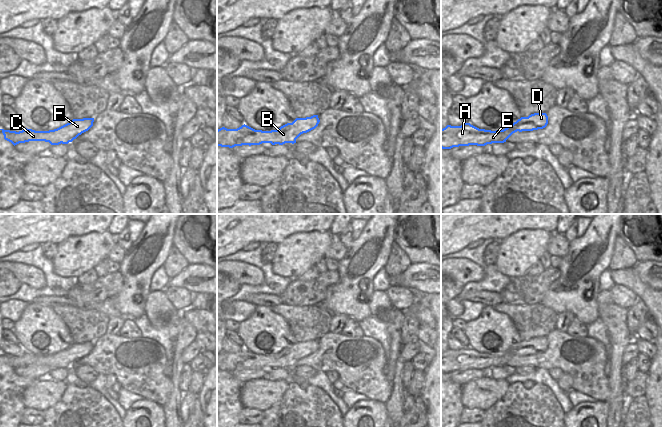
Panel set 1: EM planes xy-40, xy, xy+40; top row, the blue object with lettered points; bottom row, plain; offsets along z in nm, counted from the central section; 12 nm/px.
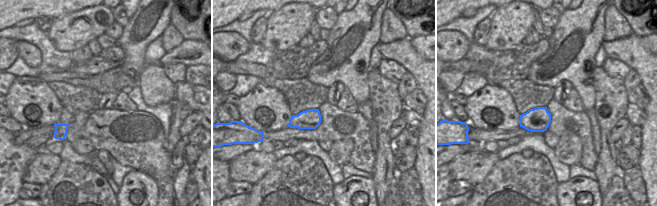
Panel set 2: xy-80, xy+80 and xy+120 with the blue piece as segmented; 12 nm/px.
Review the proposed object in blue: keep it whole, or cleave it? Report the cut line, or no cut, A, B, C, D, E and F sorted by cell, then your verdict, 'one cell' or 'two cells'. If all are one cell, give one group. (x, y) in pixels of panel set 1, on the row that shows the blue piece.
cut none; groups A B C D E F; one cell

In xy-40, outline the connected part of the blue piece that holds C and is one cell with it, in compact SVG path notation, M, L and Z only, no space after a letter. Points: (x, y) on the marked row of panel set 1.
M94 118L73 119L69 123L49 131L35 131L24 128L22 131L0 129L4 139L14 146L29 141L45 141L51 145L68 144L93 126Z

